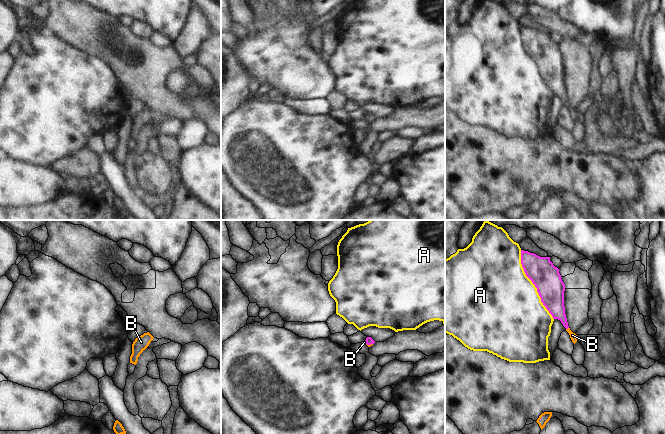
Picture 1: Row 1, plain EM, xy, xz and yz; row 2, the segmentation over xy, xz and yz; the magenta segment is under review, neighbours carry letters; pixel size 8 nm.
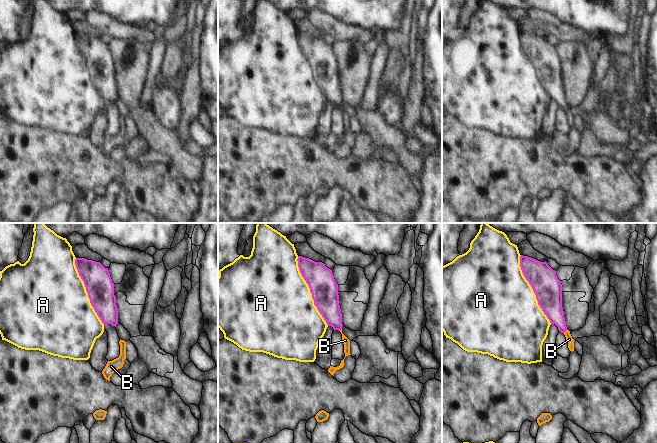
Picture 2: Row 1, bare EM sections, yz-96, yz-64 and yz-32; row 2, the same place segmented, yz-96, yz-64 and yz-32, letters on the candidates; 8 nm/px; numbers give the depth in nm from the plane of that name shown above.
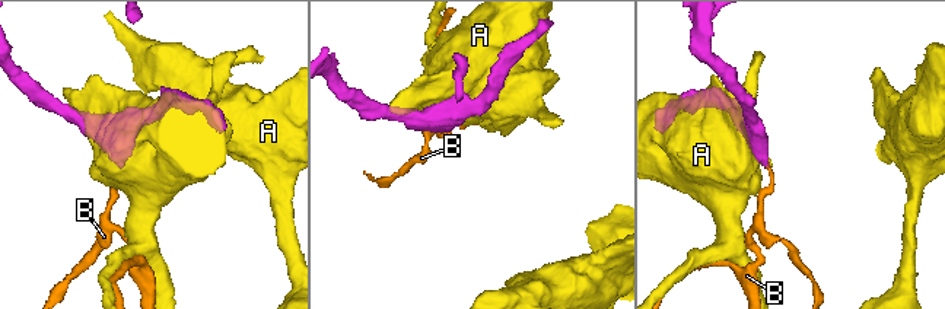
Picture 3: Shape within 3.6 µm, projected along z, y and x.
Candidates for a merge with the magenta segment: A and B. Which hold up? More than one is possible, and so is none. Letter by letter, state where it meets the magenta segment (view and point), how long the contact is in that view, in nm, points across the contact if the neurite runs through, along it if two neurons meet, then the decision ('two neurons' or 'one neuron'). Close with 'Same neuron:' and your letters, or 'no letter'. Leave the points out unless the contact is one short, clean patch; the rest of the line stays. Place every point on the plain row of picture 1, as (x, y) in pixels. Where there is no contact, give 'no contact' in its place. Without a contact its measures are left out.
A: contact yz (534, 60); length 600 nm; two neurons
B: contact yz (567, 104); length 30 nm; way yz (554, 76), (557, 87), (567, 104), (572, 111); one neuron
Same neuron: B

